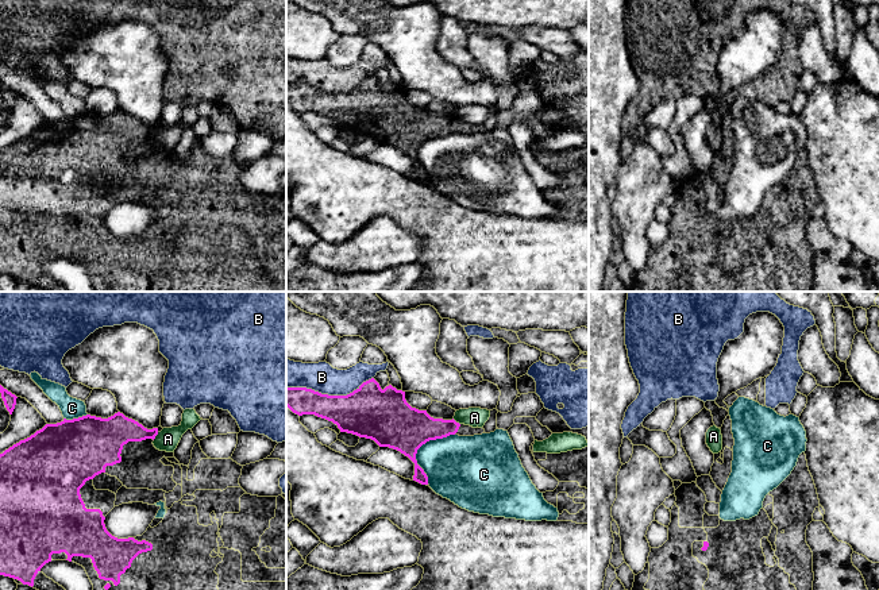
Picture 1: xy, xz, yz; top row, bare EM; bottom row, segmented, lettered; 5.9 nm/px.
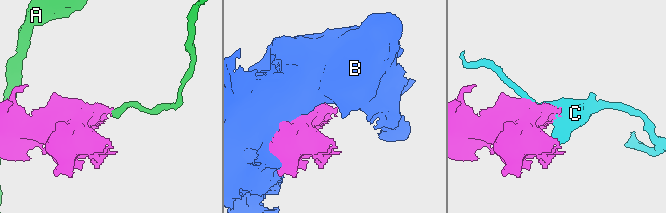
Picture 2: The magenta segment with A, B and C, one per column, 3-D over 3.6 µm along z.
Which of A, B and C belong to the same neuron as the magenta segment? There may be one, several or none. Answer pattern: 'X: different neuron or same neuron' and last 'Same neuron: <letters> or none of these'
A: different neuron
B: different neuron
C: different neuron
Same neuron: none of these

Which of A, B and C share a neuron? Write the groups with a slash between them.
A / B / C

